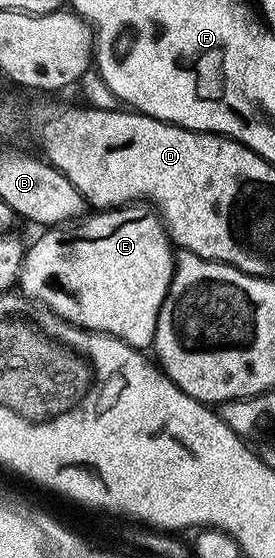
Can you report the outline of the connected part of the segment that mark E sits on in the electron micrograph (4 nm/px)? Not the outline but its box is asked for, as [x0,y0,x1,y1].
[18,204,174,351]

